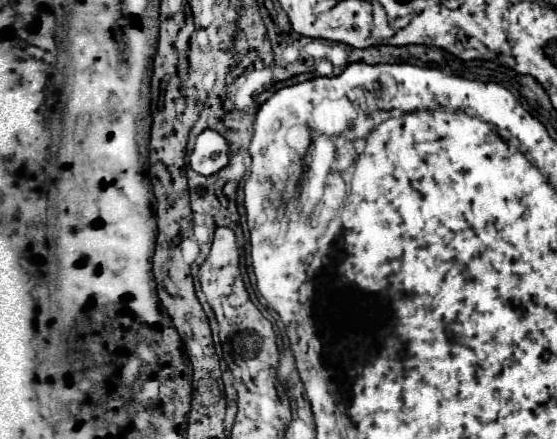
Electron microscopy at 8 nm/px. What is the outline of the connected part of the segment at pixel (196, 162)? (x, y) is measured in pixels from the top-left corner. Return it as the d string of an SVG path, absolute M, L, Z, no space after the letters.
M202 131L190 155L190 167L200 175L214 175L228 165L228 143L216 131Z

